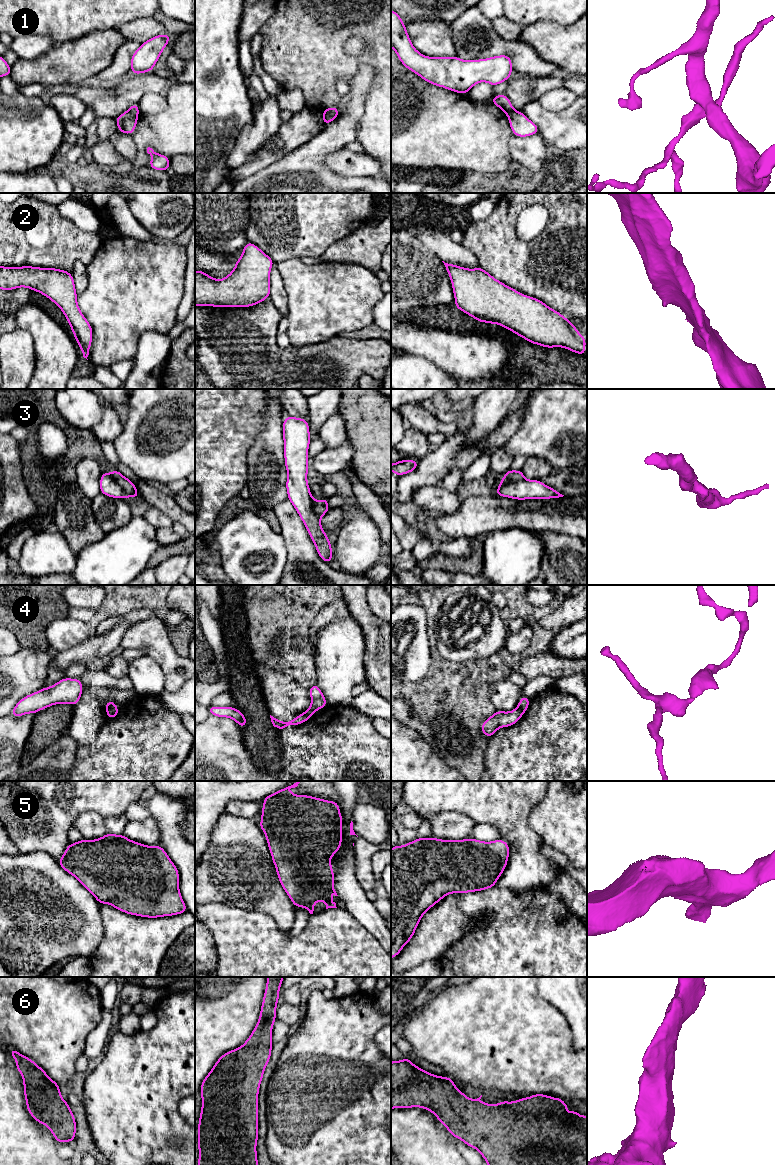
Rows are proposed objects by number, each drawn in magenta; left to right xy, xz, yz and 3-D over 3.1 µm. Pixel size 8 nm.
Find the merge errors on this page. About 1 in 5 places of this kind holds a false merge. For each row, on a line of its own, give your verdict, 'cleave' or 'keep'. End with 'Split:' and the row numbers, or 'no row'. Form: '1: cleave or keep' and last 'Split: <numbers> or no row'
1: cleave
2: keep
3: cleave
4: cleave
5: keep
6: keep
Split: 1, 3, 4

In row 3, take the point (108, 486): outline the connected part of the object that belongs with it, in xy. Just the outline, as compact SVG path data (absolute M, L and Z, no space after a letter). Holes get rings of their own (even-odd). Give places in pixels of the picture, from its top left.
M103 472L100 477L100 493L112 498L126 499L127 497L122 487L108 472Z

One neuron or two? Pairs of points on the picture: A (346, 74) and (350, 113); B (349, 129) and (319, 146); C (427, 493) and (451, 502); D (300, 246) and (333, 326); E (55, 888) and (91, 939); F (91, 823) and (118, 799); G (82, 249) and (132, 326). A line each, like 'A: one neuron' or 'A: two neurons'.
A: two neurons
B: one neuron
C: one neuron
D: two neurons
E: one neuron
F: two neurons
G: two neurons

